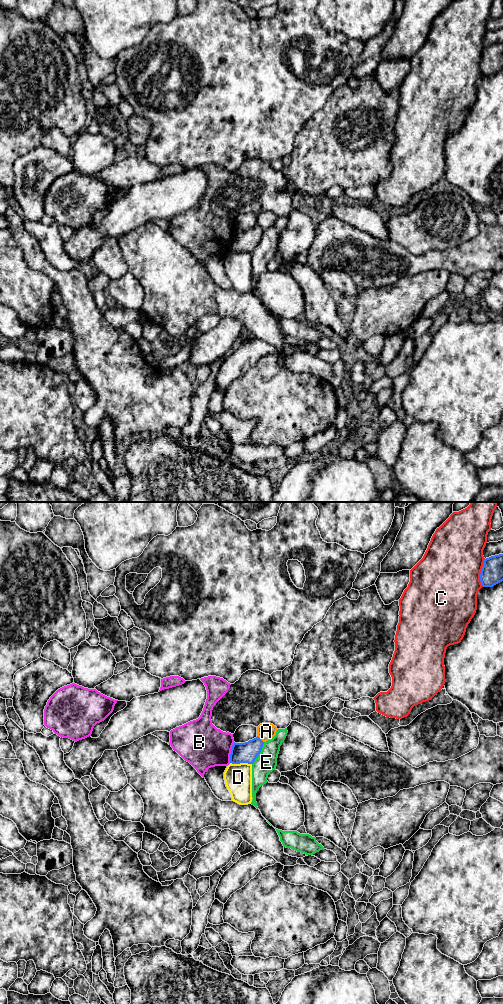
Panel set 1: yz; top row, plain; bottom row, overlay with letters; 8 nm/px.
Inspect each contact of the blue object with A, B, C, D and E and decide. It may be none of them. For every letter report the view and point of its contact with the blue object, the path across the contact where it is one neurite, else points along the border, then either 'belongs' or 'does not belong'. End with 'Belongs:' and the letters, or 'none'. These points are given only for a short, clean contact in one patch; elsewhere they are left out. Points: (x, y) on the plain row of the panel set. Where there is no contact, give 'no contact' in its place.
A: contact yz (260, 227); does not belong
B: contact yz (231, 240); border yz (234, 230), (229, 250); does not belong
C: contact yz (481, 61); does not belong
D: contact yz (241, 250); border yz (230, 250), (251, 252); does not belong
E: contact yz (259, 241); does not belong
Belongs: none

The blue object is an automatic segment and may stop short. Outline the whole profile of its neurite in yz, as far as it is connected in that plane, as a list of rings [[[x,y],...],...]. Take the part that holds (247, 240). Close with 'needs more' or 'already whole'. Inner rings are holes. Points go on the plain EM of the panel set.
[[[257,224],[245,231],[235,231],[232,234],[230,242],[230,251],[253,252],[255,247],[260,242],[264,230]]]; already whole

